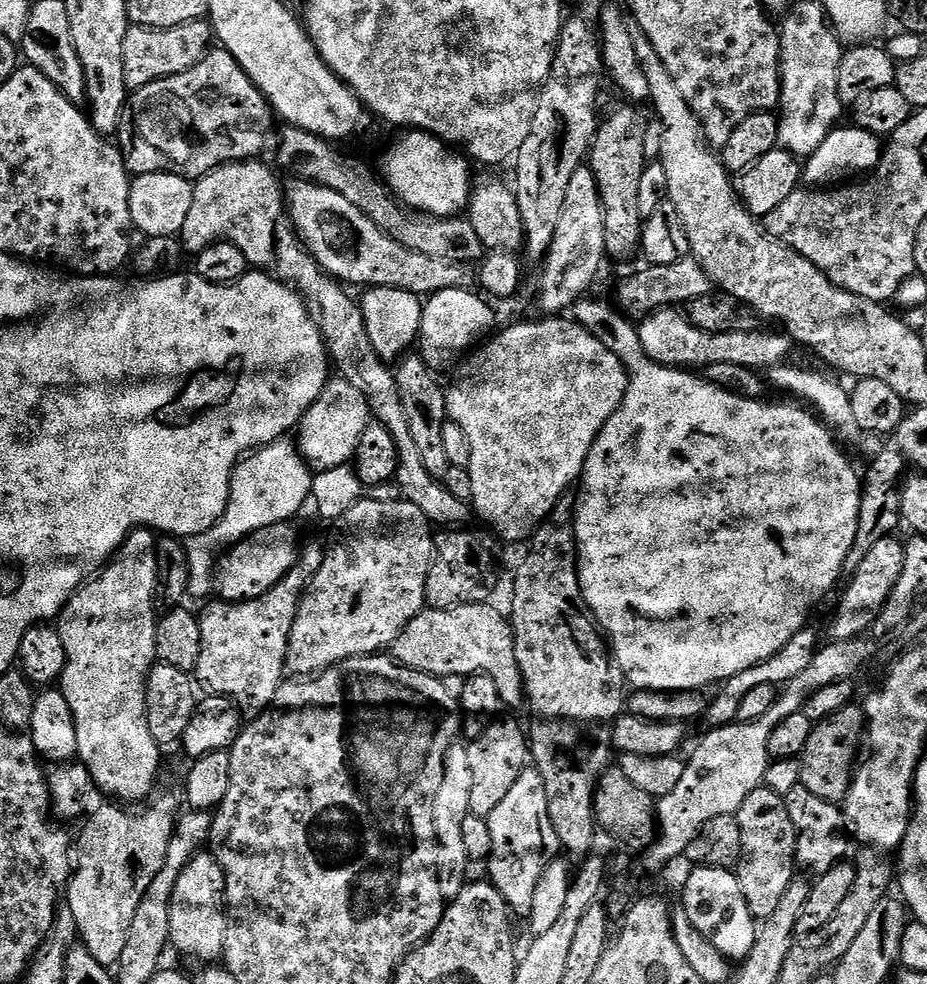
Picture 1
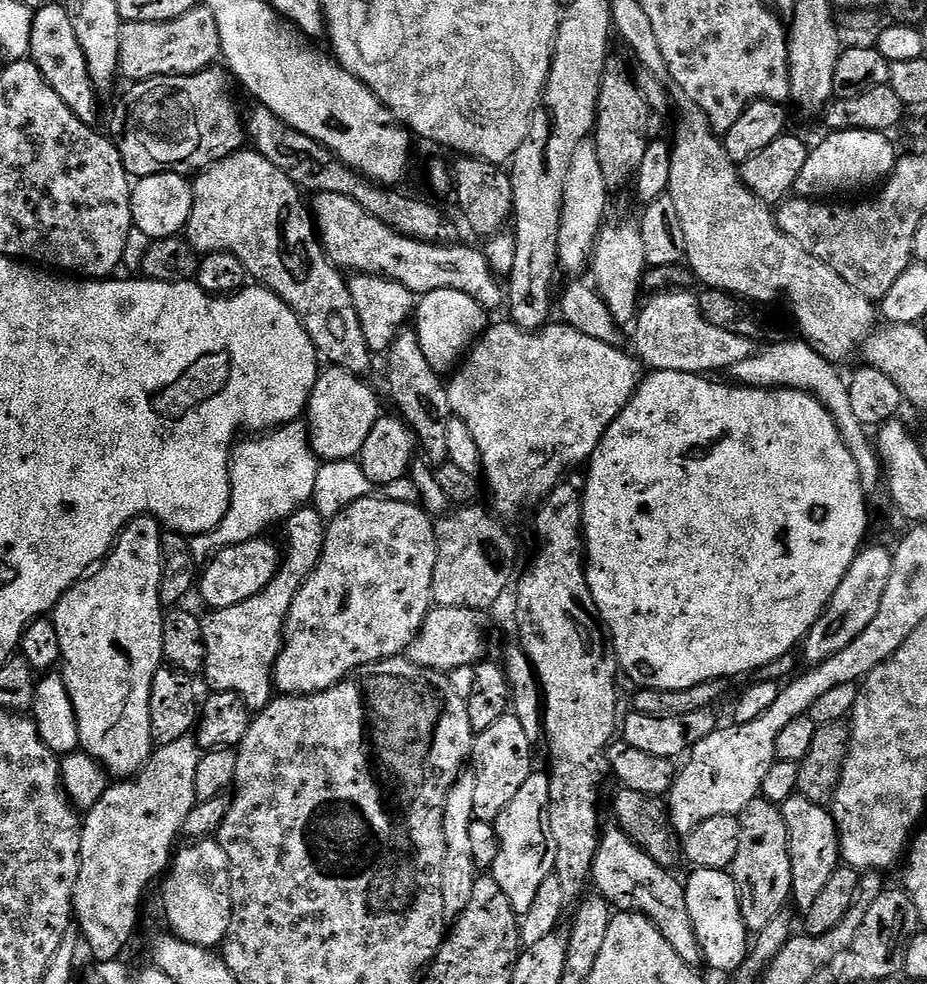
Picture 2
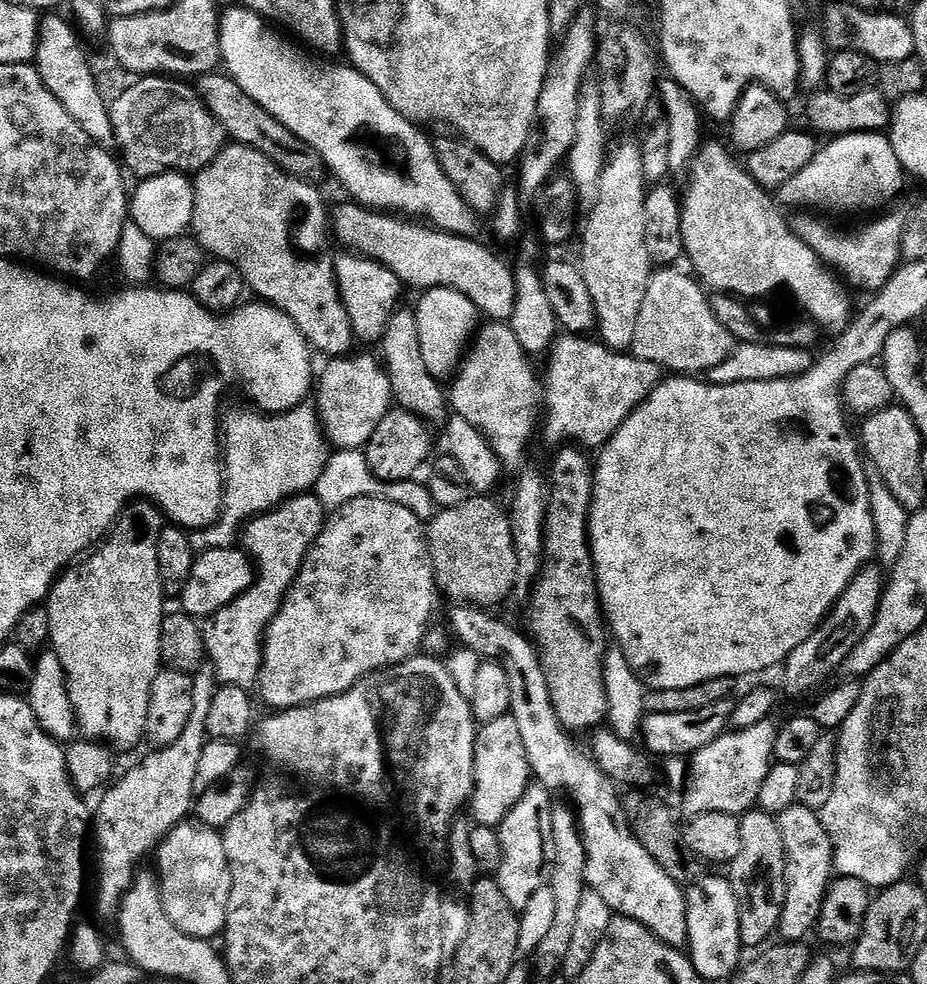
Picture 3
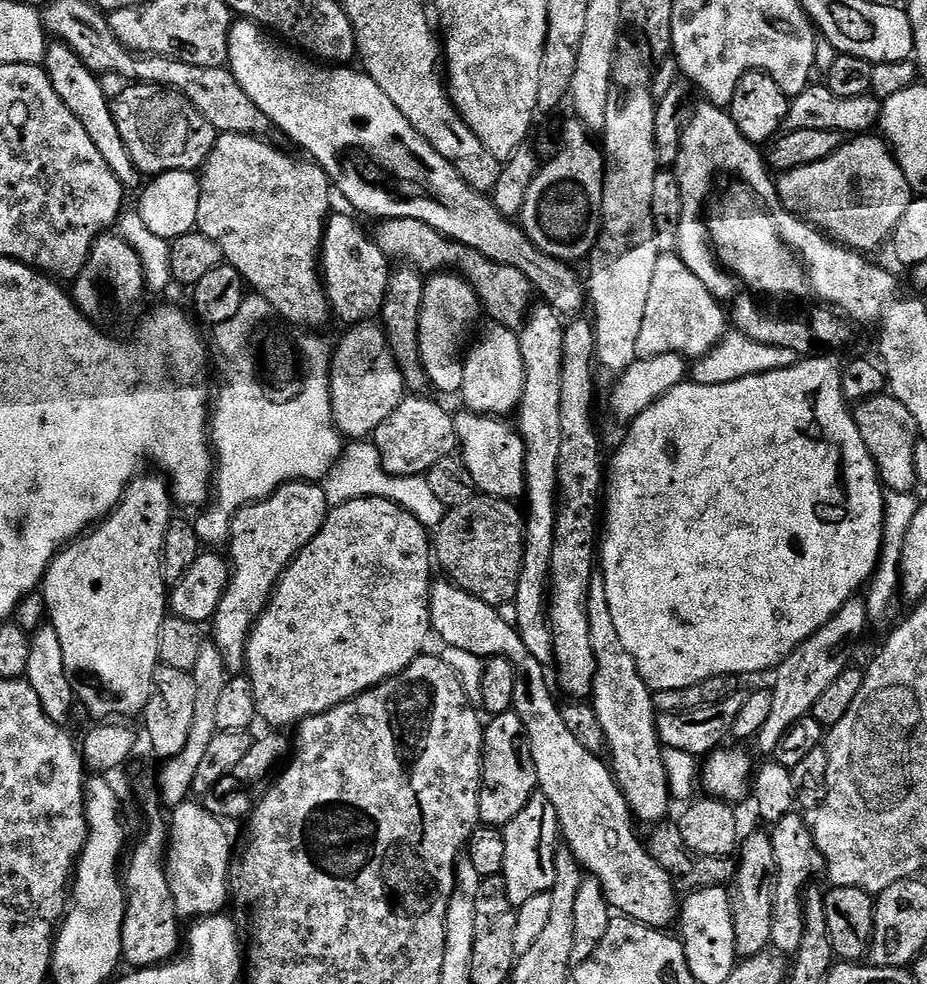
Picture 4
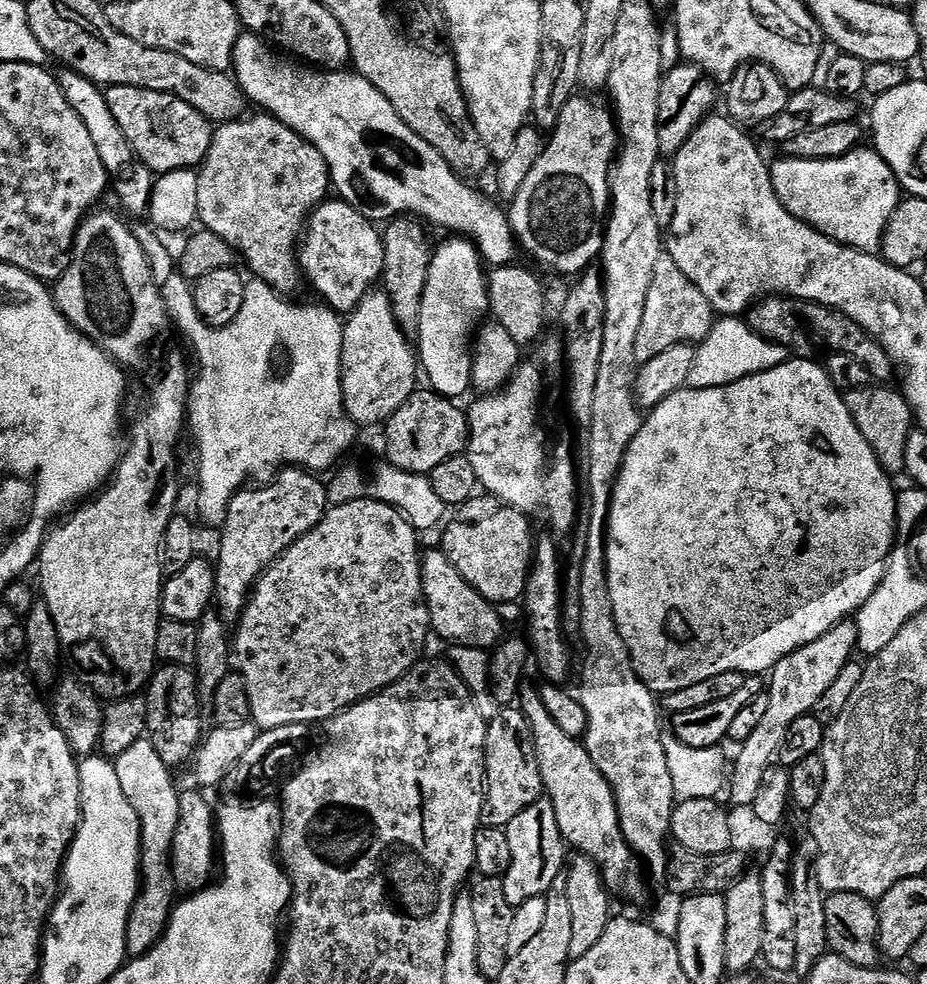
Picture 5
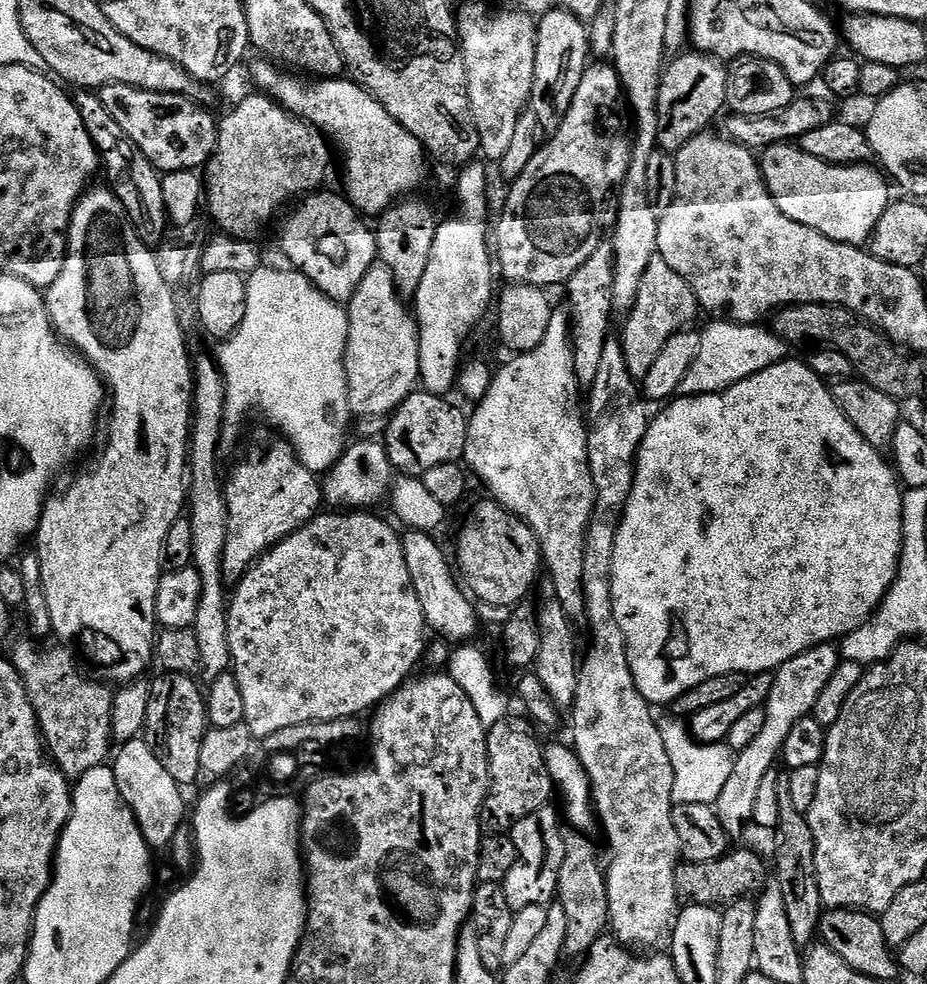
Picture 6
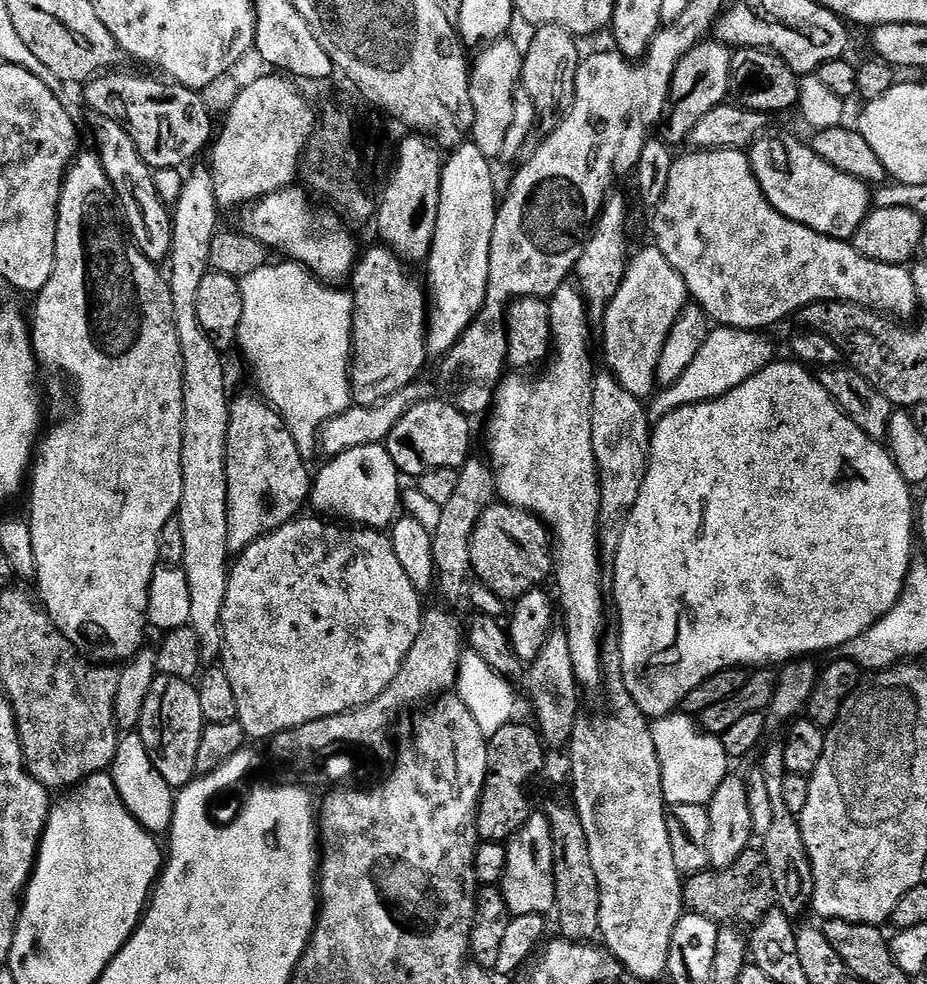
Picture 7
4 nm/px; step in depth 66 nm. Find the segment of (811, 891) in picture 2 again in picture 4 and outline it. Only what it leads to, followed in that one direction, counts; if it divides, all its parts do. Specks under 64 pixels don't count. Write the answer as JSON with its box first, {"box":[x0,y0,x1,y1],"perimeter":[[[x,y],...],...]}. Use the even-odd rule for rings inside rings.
{"box":[770,810,825,958],"perimeter":[[[793,810],[786,814],[777,824],[771,825],[770,835],[774,846],[774,862],[776,863],[776,879],[774,881],[774,926],[771,947],[785,958],[795,957],[798,946],[802,946],[802,930],[804,929],[804,893],[813,883],[812,875],[825,867],[824,855],[816,845],[809,821]]]}

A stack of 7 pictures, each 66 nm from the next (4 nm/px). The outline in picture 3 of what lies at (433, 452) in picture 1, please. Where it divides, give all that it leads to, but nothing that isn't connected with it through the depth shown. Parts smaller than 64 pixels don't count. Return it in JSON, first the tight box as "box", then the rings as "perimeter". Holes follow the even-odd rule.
{"box":[378,307,450,426],"perimeter":[[[411,307],[396,309],[386,326],[386,334],[380,339],[378,352],[382,357],[382,367],[390,378],[393,401],[430,426],[445,425],[450,418],[450,400],[445,385],[436,380],[430,370],[426,370],[426,361],[422,359],[422,341],[418,338],[418,318]]]}

